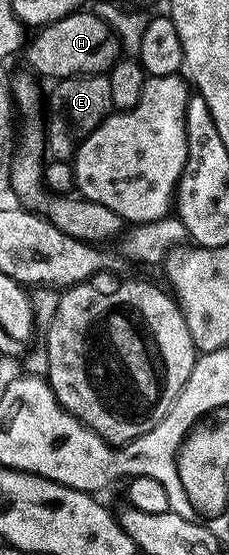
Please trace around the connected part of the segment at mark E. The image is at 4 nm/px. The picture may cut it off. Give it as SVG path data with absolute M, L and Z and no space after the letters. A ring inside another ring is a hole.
M94 75L91 77L66 77L58 80L53 89L53 98L48 98L47 128L45 143L47 153L52 160L66 163L74 160L79 144L78 139L97 130L97 126L110 116L111 83L108 76ZM73 137L77 137L76 139Z

